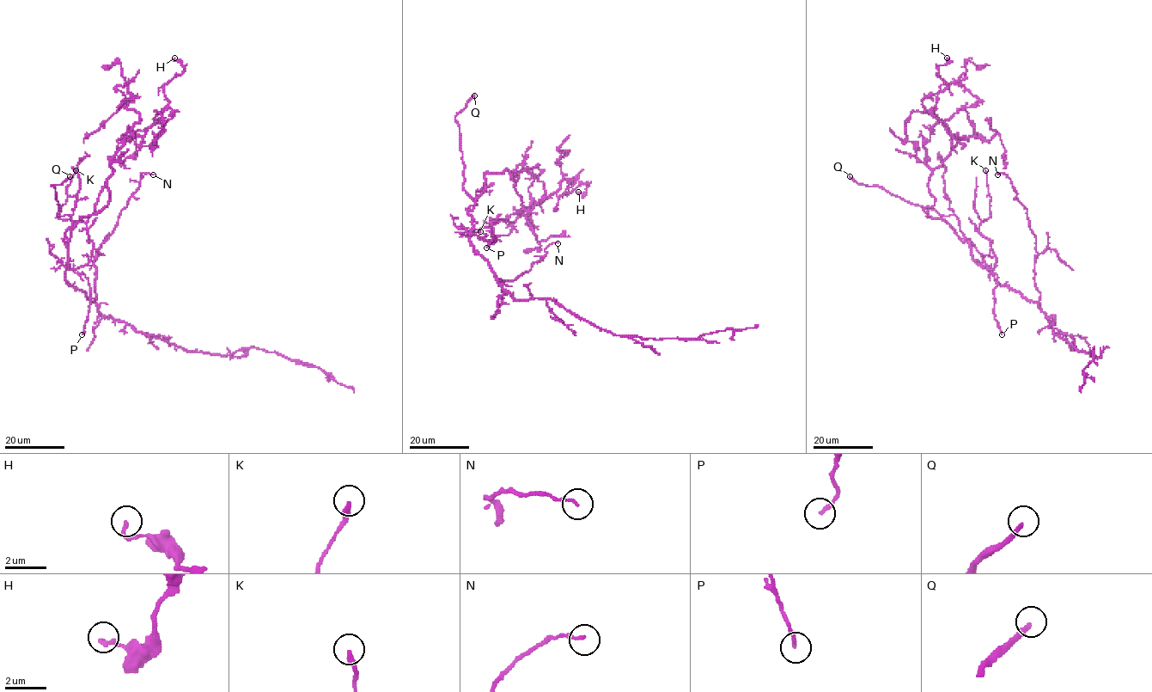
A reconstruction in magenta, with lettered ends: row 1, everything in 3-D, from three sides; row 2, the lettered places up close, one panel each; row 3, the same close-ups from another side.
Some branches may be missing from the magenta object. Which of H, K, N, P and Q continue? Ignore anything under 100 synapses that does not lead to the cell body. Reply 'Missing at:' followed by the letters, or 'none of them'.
Missing at: Q

